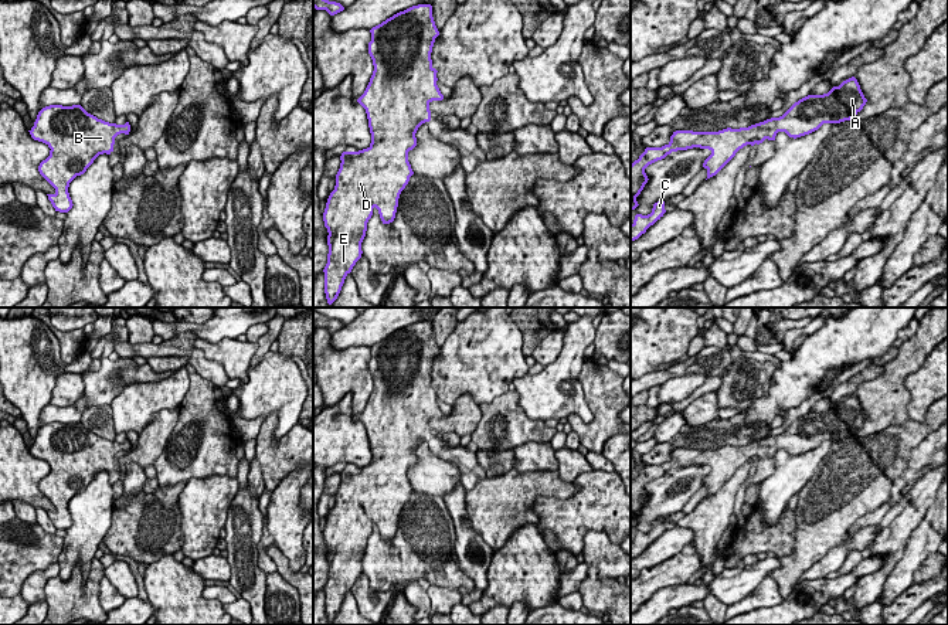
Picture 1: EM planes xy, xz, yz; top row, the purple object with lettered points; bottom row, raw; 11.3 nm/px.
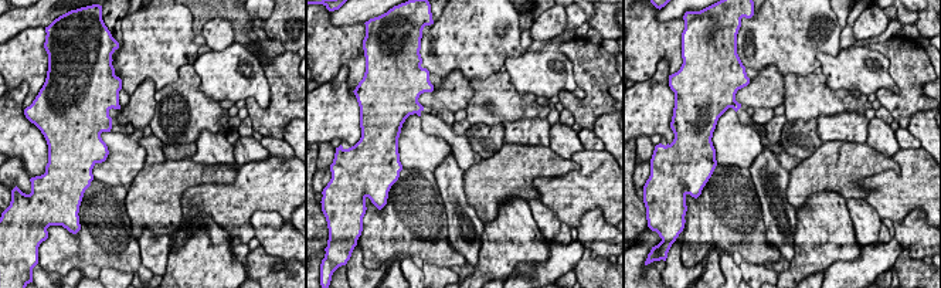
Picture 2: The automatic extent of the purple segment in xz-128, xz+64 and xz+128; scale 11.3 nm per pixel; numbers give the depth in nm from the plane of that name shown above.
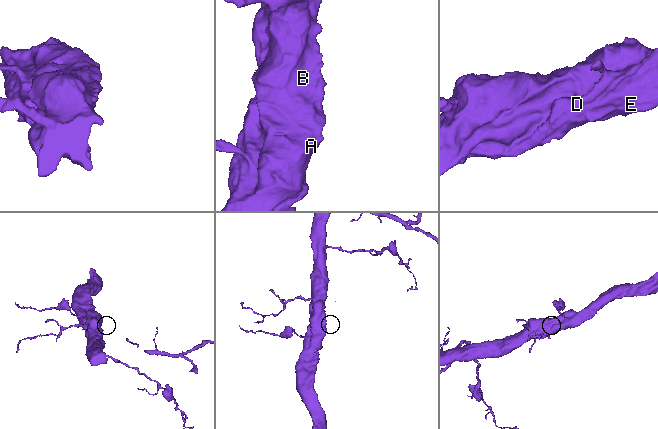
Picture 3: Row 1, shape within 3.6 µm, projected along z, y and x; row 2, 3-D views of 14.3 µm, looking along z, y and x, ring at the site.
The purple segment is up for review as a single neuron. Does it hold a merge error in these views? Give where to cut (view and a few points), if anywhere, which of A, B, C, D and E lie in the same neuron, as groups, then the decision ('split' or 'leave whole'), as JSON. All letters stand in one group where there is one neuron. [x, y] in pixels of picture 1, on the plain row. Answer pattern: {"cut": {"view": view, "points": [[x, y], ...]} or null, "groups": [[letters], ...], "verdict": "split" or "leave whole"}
{"cut": null, "groups": [["A", "B", "C", "D", "E"]], "verdict": "leave whole"}

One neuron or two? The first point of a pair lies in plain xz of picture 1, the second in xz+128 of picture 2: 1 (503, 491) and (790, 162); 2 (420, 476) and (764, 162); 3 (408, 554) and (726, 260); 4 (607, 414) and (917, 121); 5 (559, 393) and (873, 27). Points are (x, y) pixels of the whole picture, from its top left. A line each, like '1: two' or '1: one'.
1: two
2: two
3: two
4: two
5: two

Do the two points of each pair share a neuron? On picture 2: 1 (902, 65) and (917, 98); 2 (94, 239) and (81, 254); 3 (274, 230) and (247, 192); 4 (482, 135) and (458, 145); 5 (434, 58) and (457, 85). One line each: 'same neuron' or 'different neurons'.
1: same neuron
2: same neuron
3: different neurons
4: different neurons
5: different neurons

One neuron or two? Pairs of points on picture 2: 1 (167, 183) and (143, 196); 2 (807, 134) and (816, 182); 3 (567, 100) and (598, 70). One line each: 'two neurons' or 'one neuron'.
1: one neuron
2: two neurons
3: one neuron

